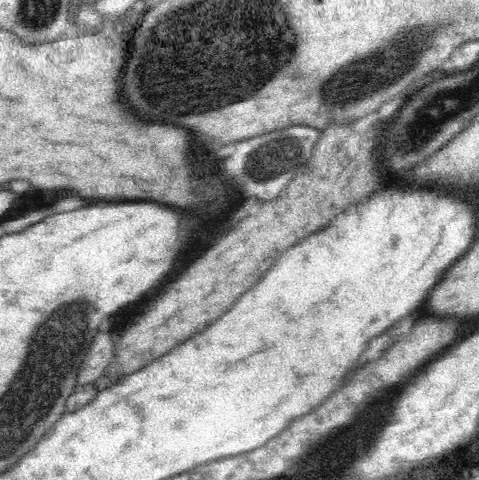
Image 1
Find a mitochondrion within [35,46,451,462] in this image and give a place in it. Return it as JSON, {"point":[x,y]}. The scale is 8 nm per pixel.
{"point":[274,158]}

